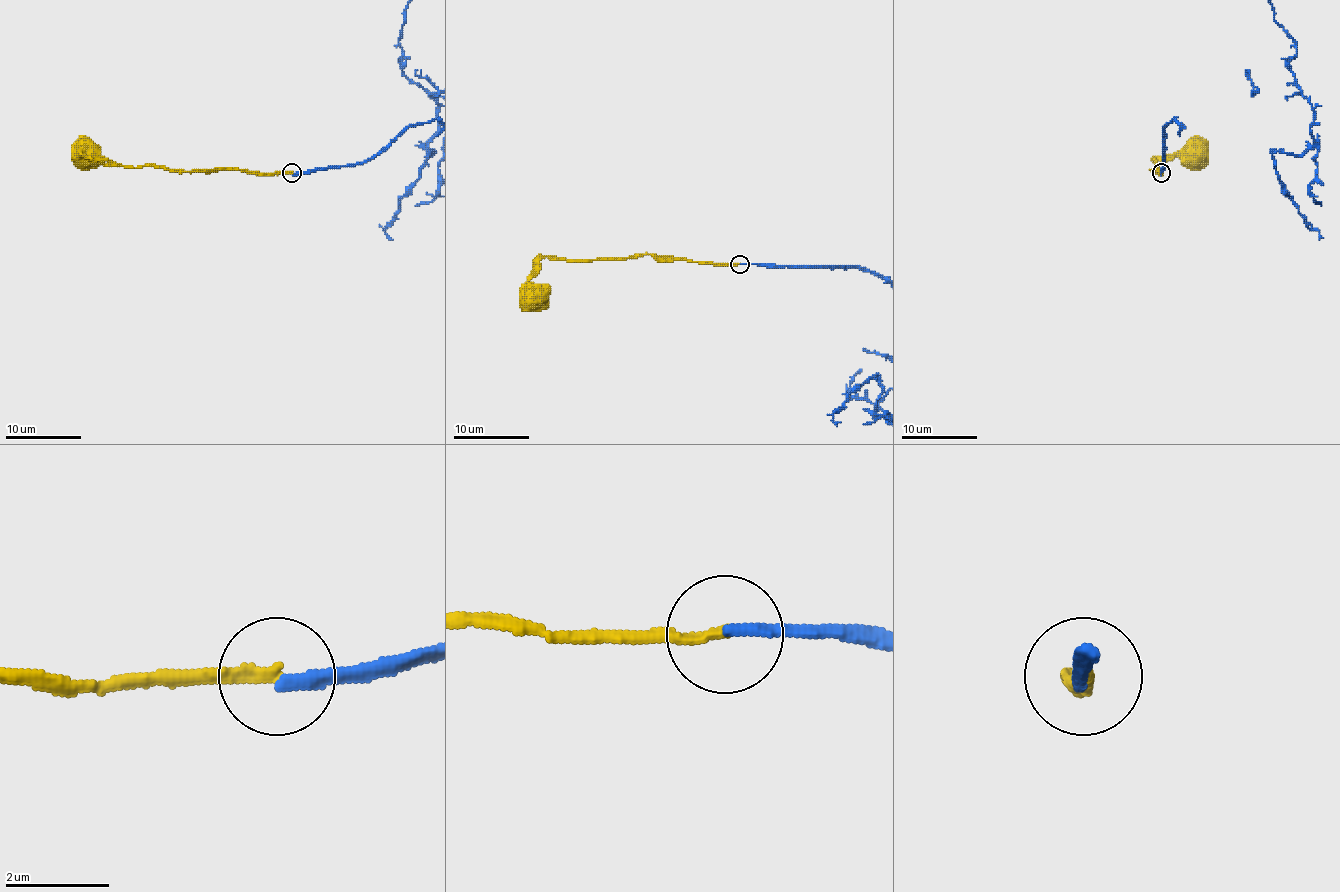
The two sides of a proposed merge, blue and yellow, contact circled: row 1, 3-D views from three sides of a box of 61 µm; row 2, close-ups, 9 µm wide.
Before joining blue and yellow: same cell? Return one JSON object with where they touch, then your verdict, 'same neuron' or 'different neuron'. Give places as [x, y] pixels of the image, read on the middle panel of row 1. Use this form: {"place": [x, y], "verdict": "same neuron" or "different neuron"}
{"place": [740, 264], "verdict": "different neuron"}

